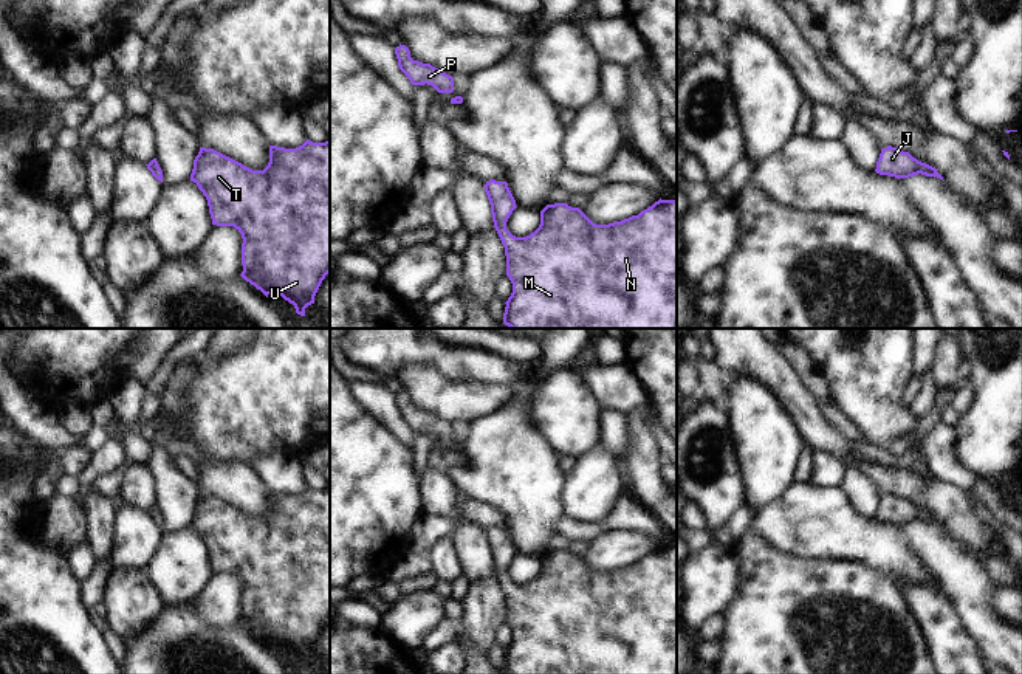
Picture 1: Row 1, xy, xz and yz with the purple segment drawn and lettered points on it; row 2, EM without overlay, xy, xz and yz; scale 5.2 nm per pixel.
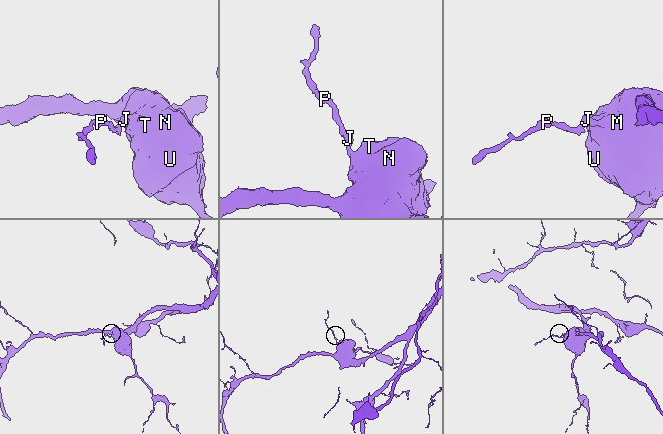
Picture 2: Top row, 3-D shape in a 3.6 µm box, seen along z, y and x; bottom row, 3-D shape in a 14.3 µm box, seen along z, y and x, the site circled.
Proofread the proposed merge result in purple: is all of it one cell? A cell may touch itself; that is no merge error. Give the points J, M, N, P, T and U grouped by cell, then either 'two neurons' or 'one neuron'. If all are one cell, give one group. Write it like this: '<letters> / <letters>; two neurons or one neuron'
J M N P T U; one neuron

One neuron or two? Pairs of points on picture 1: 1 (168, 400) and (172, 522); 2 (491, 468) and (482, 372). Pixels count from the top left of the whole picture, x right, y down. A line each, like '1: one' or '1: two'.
1: one
2: two

